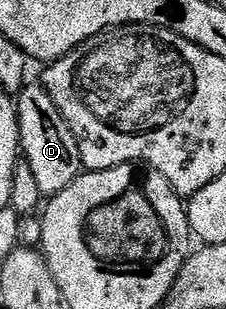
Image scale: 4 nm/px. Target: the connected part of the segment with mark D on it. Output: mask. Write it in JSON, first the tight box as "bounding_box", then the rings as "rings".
{"bounding_box":[17,83,83,199],"rings":[[[31,83],[17,97],[19,114],[19,143],[22,156],[33,167],[33,175],[37,175],[37,187],[41,187],[44,198],[50,199],[55,194],[65,191],[79,178],[83,169],[83,160],[77,139],[65,123],[65,115],[53,103],[49,91],[42,84]]]}

